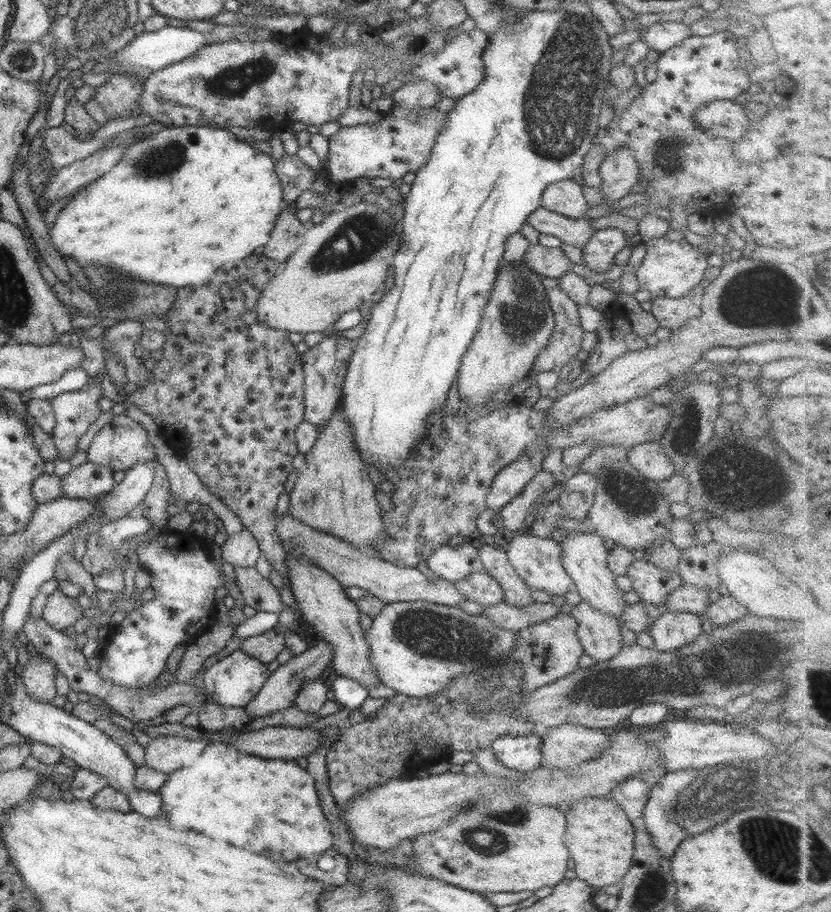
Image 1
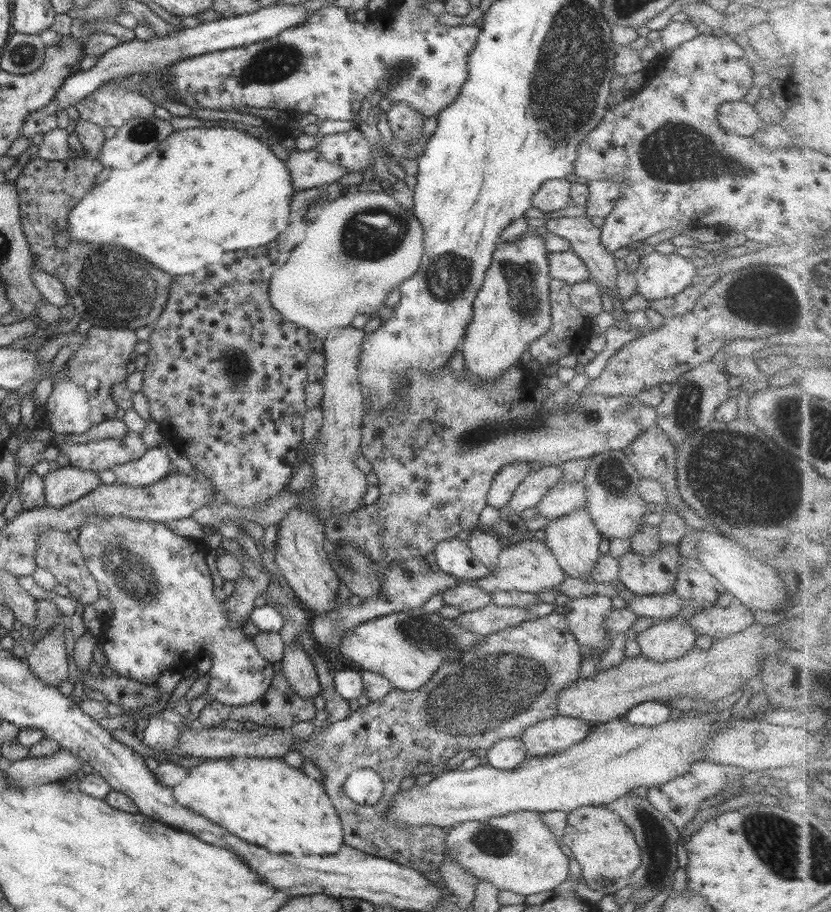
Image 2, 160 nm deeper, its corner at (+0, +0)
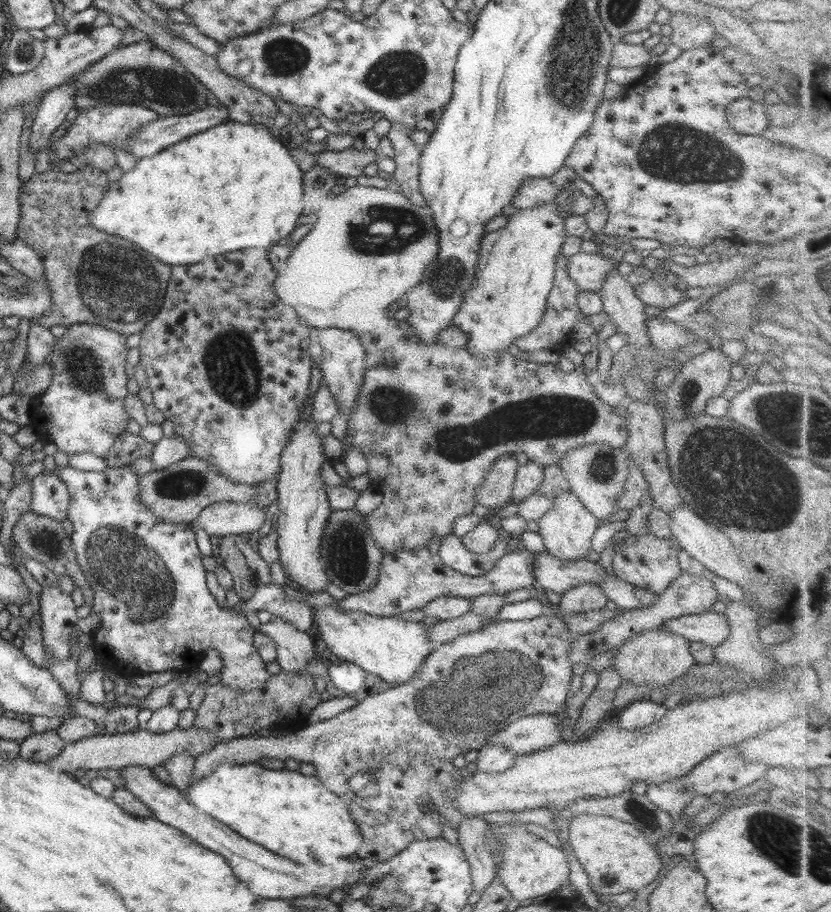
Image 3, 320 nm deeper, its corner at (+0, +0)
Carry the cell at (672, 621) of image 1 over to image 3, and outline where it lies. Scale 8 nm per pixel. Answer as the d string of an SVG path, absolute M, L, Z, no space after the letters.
M662 626L654 630L643 630L619 646L618 654L613 657L610 667L615 668L616 673L622 677L624 683L666 686L676 679L684 678L696 662L690 654L689 646L690 642L687 638L674 634Z

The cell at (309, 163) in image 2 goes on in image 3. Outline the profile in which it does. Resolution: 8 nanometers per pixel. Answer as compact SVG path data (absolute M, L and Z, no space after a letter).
M348 147L341 151L326 150L320 152L317 165L326 167L332 174L346 179L363 175L364 168L372 162L377 162L380 155L379 151L367 148L357 150Z

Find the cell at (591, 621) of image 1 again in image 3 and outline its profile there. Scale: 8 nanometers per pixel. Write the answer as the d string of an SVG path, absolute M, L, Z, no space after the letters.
M593 582L582 583L562 594L559 607L569 613L588 612L588 610L605 608L608 598L601 587Z

